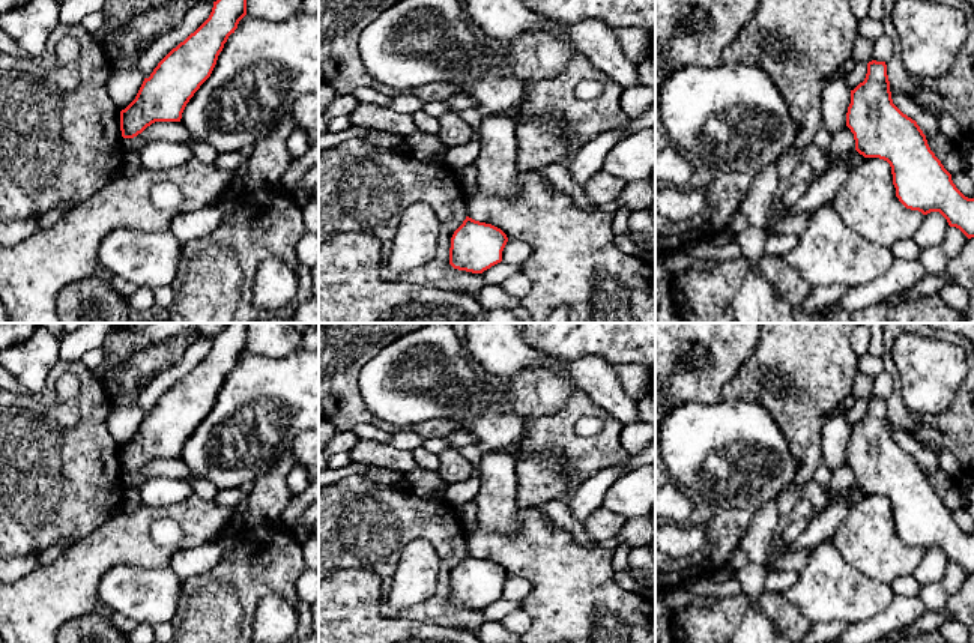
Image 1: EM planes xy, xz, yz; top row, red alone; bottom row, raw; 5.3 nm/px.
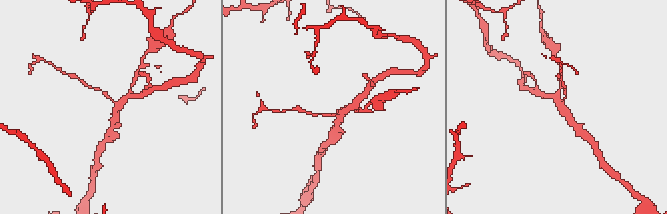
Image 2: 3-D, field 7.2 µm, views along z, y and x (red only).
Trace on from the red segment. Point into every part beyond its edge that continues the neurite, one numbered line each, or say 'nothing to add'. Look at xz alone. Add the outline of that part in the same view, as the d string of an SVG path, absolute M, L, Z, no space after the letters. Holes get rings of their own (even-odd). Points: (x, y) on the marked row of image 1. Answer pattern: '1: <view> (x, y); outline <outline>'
nothing to add

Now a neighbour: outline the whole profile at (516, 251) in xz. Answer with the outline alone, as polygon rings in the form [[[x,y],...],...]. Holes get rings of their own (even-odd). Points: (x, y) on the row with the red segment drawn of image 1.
[[[508,239],[502,251],[502,261],[508,264],[523,264],[531,254],[532,248],[528,243],[516,239]]]

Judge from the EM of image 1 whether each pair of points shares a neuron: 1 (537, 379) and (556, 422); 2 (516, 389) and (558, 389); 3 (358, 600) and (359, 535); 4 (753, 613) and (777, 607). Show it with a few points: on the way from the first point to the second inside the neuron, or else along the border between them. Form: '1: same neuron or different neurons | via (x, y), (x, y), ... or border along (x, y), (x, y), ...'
1: different neurons | border along (576, 388), (561, 409), (528, 418)
2: same neuron | via (526, 389), (547, 389)
3: different neurons | border along (334, 571), (373, 570), (382, 588)
4: different neurons | border along (764, 591), (759, 598), (759, 607), (776, 627)

